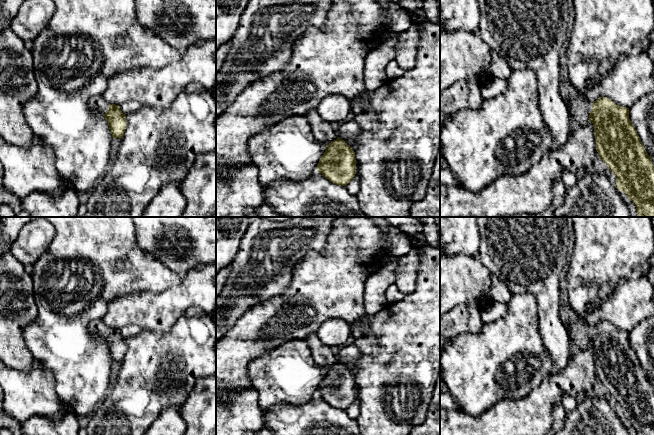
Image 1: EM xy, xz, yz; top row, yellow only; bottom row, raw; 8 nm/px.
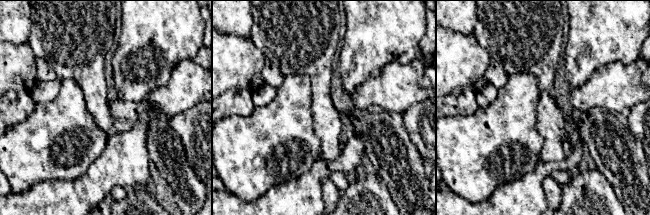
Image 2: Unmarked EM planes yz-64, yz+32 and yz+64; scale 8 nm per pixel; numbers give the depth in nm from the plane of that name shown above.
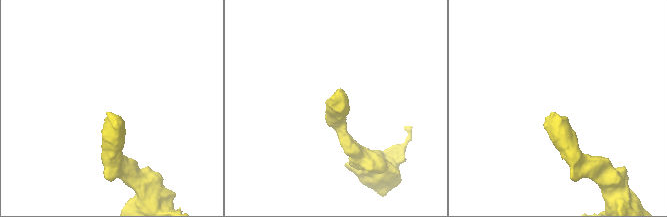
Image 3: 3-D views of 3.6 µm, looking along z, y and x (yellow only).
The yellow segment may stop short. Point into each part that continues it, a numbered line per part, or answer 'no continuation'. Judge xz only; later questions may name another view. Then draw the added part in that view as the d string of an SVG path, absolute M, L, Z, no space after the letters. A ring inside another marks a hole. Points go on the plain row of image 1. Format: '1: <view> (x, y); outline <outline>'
1: xz (322, 354); outline M316 334L308 335L305 341L310 347L312 357L317 365L329 369L338 362L338 359L332 352L332 347L323 343Z

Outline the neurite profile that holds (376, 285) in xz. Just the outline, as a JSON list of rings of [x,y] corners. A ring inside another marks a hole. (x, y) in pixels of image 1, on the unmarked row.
[[[382,268],[372,274],[364,283],[365,285],[365,310],[366,315],[374,316],[387,305],[385,292],[387,288],[395,283],[395,272]]]

